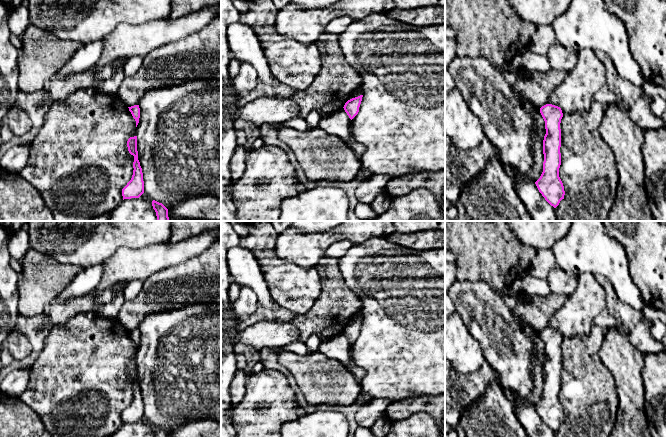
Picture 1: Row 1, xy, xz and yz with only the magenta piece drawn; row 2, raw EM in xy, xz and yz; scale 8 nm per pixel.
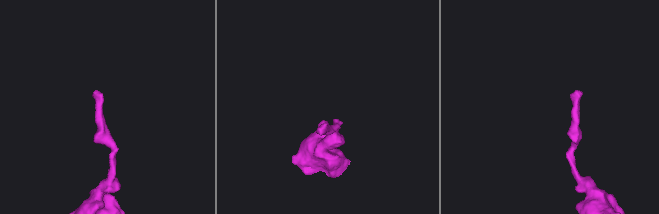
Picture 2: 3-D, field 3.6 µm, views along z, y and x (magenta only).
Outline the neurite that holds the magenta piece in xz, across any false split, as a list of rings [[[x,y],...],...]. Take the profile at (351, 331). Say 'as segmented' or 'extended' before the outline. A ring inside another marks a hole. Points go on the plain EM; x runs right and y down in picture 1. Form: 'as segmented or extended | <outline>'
as segmented | [[[363,319],[348,324],[344,329],[344,334],[352,344],[359,336],[359,331],[362,325]]]

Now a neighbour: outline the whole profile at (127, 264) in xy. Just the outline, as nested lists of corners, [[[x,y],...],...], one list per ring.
[[[221,228],[203,232],[175,245],[157,244],[139,249],[120,247],[102,263],[103,276],[94,294],[121,281],[144,281],[158,271],[201,255],[219,239]]]

